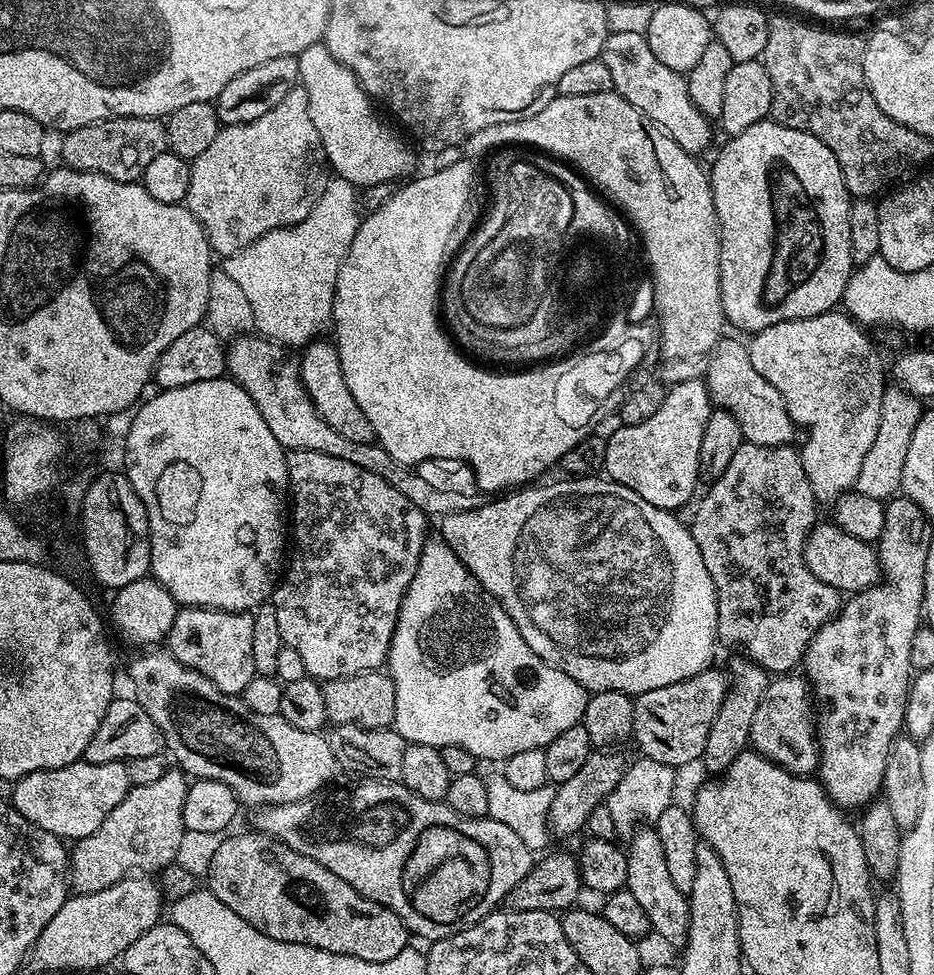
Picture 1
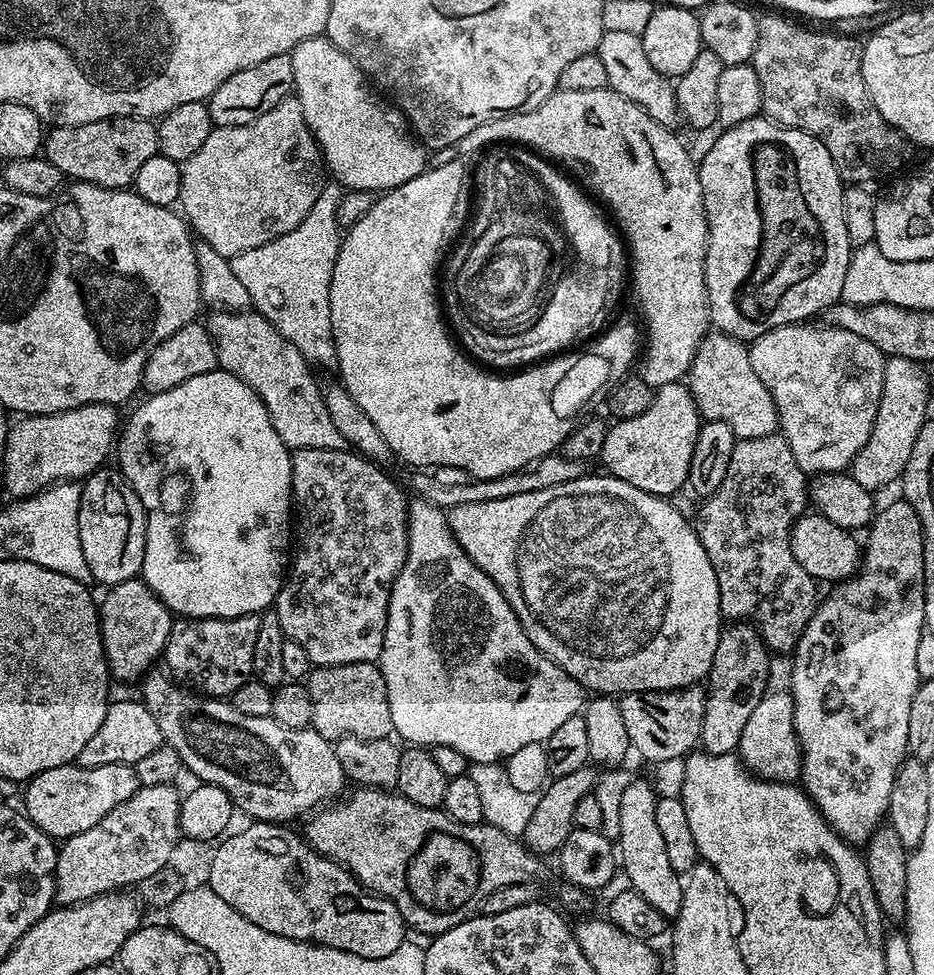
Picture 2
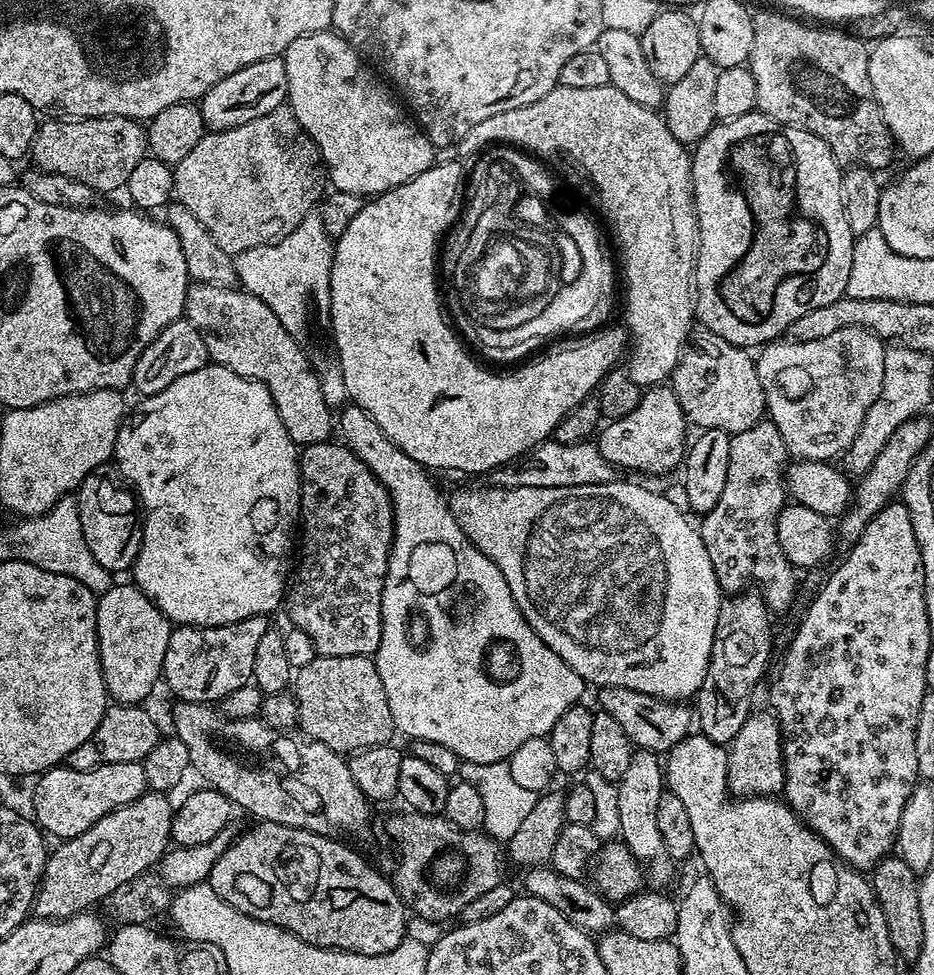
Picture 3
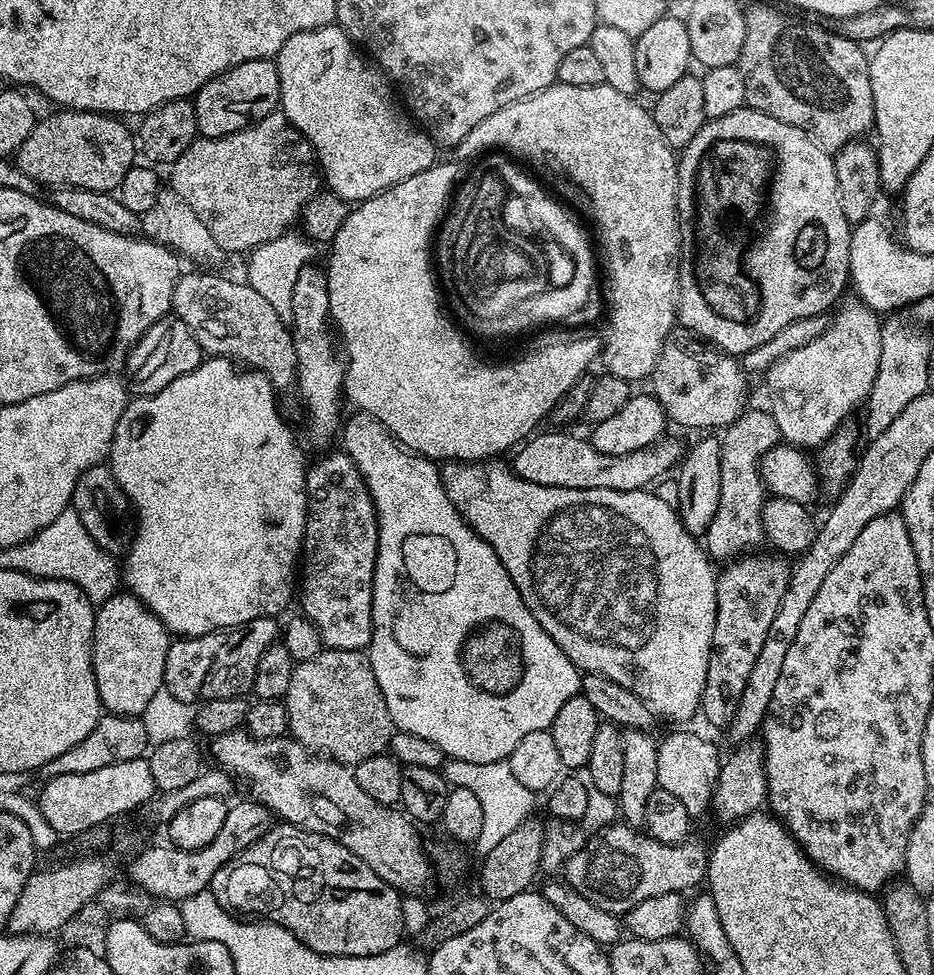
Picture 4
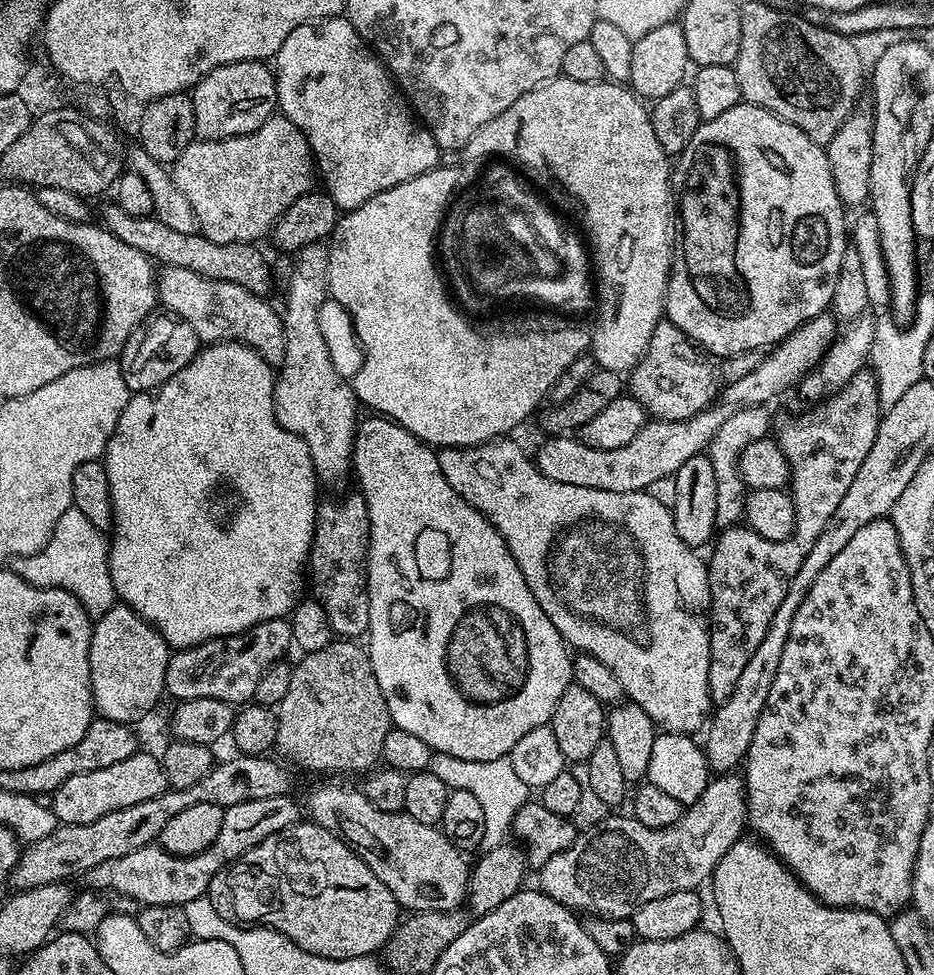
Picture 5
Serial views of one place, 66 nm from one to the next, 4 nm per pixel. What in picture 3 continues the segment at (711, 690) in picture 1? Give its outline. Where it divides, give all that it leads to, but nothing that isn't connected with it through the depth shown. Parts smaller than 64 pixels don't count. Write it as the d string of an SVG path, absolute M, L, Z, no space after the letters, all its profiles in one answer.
M600 688L598 694L600 694L599 711L610 714L610 718L615 718L618 726L626 730L626 738L630 738L630 742L637 749L667 754L693 731L694 712L687 703L659 700L650 694L625 688Z

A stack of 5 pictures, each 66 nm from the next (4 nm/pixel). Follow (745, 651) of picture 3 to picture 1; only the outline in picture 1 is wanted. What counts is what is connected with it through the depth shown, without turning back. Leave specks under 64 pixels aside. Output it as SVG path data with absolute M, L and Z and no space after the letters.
M736 654L726 667L730 677L730 687L718 714L714 714L714 722L710 725L710 734L706 738L706 750L702 757L702 765L708 774L723 774L727 772L730 762L738 758L749 747L751 726L754 714L757 713L758 704L762 702L763 695L770 683L769 673L765 672L756 663L743 654Z

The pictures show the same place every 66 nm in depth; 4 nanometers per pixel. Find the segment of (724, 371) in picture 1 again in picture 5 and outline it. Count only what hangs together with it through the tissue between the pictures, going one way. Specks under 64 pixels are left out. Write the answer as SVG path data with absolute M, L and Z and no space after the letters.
M662 318L654 326L650 346L630 373L630 394L643 406L649 417L658 420L682 420L710 407L722 388L722 380L713 361L689 340L674 322Z

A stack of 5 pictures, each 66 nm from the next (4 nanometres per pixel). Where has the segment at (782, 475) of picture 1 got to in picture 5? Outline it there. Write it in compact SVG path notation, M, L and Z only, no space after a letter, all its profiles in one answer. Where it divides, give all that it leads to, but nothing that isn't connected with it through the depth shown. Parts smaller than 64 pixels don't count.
M762 404L746 406L739 410L738 414L727 419L718 432L714 434L713 440L709 442L706 455L714 466L714 478L718 481L718 506L716 507L716 526L723 530L739 525L744 520L744 497L746 485L740 479L740 455L746 446L752 442L765 439L773 431L774 419L768 413L769 409Z

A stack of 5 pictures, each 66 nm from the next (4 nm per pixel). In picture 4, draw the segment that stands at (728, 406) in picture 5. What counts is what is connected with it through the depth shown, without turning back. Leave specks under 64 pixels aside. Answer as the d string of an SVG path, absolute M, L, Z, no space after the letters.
M552 430L556 432L541 431L525 441L519 450L514 462L512 461L513 471L517 476L526 478L527 481L537 482L542 486L558 486L566 489L614 489L614 490L642 490L662 477L665 477L671 467L672 469L680 462L682 458L682 447L670 439L670 436L662 438L650 447L643 448L632 454L602 454L595 450L589 439L584 439L566 434L564 430Z

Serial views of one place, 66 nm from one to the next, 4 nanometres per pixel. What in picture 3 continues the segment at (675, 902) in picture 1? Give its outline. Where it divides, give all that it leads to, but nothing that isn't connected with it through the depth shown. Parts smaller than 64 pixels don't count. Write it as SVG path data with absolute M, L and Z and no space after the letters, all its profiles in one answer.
M633 751L630 766L626 766L626 774L622 774L616 788L621 823L619 839L630 850L630 854L634 854L634 858L639 860L646 869L647 883L656 890L667 889L666 886L671 882L677 865L662 846L662 834L658 831L658 822L656 821L658 798L666 790L666 772L662 767L661 757L654 752Z

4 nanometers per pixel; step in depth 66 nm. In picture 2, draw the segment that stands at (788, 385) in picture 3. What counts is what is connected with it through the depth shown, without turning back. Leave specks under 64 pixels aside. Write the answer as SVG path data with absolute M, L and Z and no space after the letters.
M801 322L799 324L787 324L781 328L770 330L762 334L757 340L751 341L748 353L750 354L750 366L754 366L754 374L762 378L762 386L770 390L770 398L774 400L774 406L778 410L779 431L784 437L784 441L790 446L794 458L798 462L800 469L805 474L827 474L829 472L844 472L851 465L855 455L864 447L870 432L874 429L875 416L878 414L879 399L882 398L883 372L886 357L878 350L878 346L870 346L866 338L858 338L858 334L850 334L850 330L838 330L827 326L815 328L815 323Z

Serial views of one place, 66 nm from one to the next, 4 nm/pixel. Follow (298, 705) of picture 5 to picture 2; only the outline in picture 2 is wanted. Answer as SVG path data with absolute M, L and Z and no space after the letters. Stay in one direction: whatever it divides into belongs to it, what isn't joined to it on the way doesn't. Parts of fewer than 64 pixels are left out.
M344 663L342 666L312 669L306 678L312 700L311 727L333 742L344 736L367 740L389 739L395 728L390 718L386 680L377 663Z

